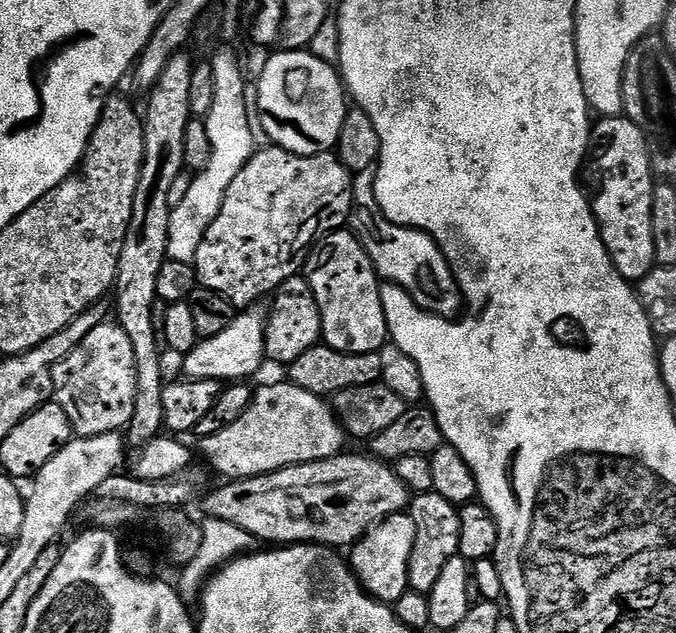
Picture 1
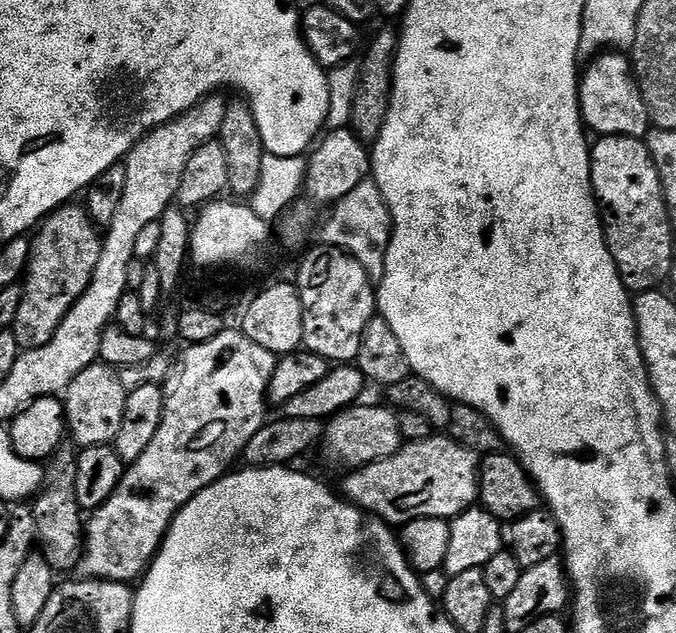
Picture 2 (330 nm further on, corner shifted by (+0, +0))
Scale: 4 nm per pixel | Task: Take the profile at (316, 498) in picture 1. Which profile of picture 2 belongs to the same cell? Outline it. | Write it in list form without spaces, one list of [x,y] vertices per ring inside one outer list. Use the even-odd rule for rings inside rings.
[[[434,434],[425,440],[405,443],[398,454],[363,464],[349,473],[344,480],[343,499],[380,517],[389,526],[403,526],[418,518],[451,521],[478,500],[480,469],[477,453],[448,434]]]

